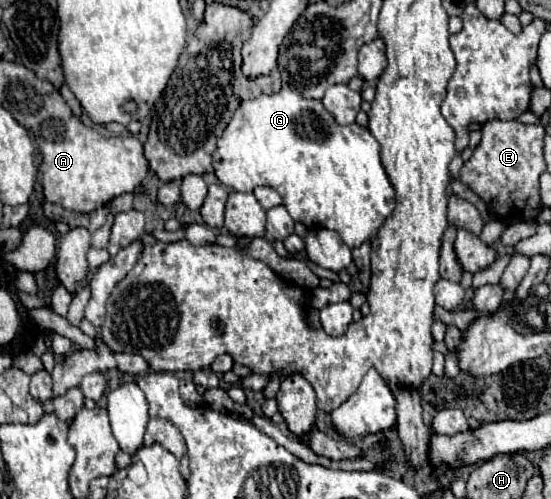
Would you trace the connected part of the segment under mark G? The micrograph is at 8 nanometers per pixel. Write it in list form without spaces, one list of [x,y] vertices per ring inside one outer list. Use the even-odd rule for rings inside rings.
[[[287,84],[275,94],[261,94],[255,100],[241,102],[223,136],[217,140],[213,170],[221,184],[237,192],[253,192],[257,186],[275,188],[295,222],[301,222],[307,228],[321,226],[335,230],[349,248],[357,248],[361,242],[371,240],[395,208],[395,190],[381,164],[379,142],[371,132],[359,124],[337,124],[321,100],[303,98]]]

